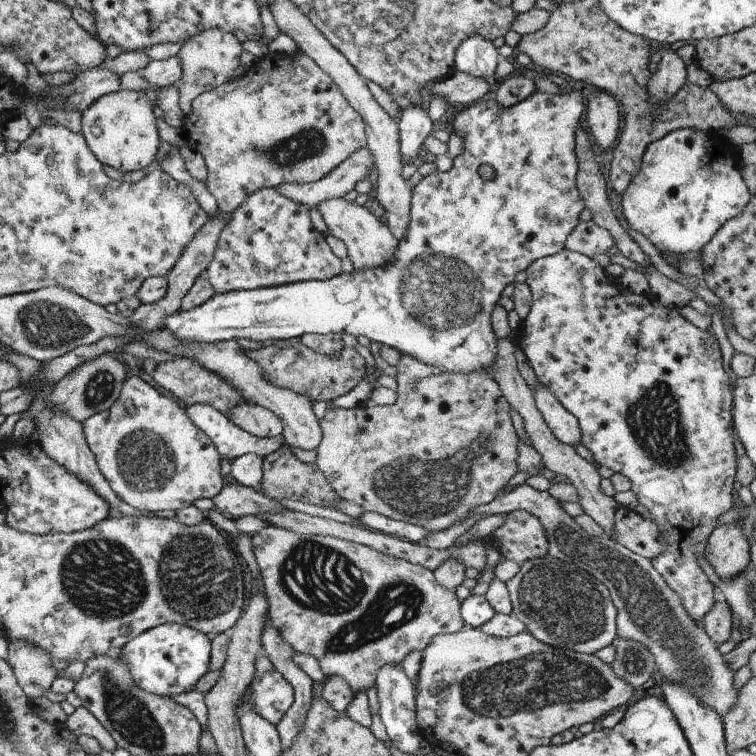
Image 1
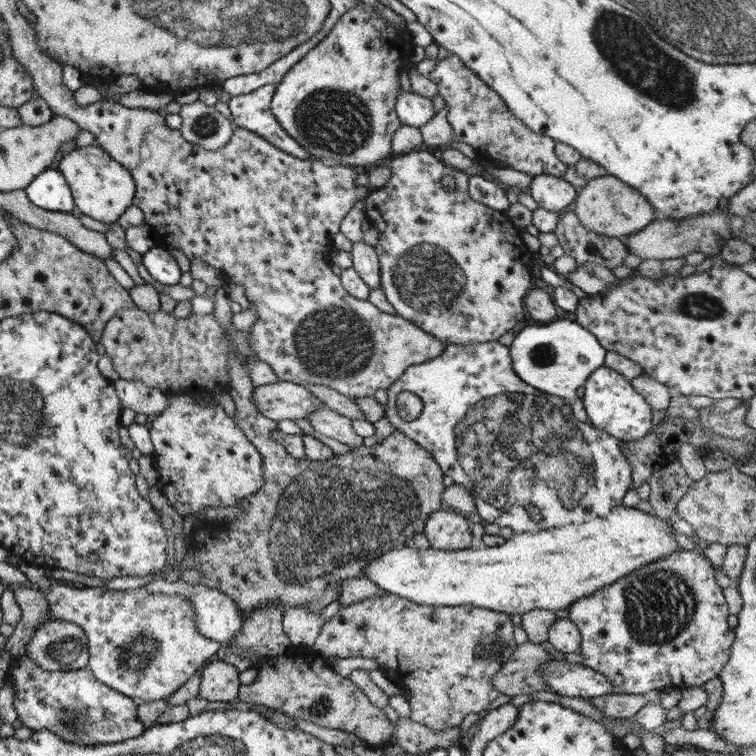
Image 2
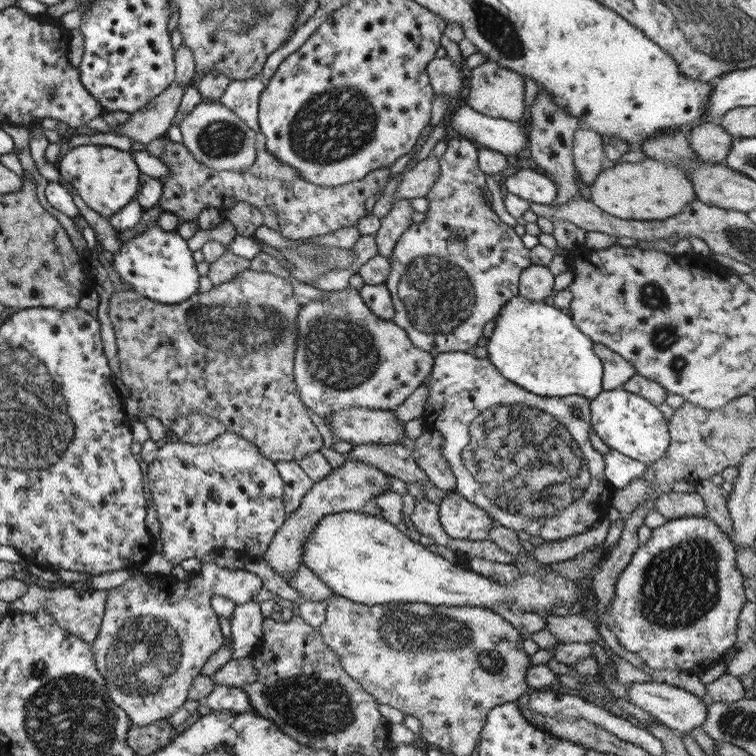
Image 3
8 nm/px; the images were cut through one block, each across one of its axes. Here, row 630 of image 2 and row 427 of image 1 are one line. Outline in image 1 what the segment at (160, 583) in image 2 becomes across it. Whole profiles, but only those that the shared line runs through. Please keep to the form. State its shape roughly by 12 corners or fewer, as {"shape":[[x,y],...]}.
{"shape":[[207,403],[188,405],[189,420],[230,462],[263,458],[283,444],[251,436]]}

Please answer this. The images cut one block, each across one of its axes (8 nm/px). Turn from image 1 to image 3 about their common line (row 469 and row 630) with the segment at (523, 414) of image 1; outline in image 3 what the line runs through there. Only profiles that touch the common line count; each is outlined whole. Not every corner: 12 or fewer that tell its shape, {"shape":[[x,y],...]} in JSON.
{"shape":[[546,613],[544,628],[557,644],[599,642],[583,614]]}

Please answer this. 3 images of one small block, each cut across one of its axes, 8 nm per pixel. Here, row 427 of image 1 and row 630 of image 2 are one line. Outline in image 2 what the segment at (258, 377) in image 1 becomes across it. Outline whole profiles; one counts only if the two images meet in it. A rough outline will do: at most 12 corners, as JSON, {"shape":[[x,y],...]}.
{"shape":[[297,606],[283,612],[291,645],[309,648],[325,620]]}

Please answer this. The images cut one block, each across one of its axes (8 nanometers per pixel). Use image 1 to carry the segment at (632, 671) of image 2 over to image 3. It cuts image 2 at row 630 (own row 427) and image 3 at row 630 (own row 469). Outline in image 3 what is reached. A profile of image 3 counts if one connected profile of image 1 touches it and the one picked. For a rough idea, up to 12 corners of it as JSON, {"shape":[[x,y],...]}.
{"shape":[[711,519],[651,529],[596,615],[647,668],[697,673],[746,601]]}

